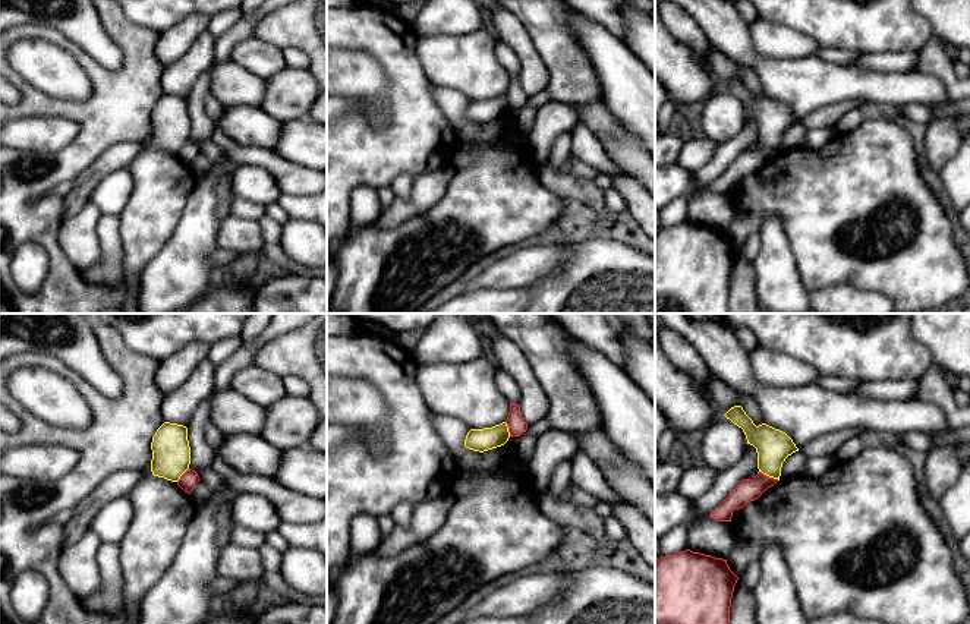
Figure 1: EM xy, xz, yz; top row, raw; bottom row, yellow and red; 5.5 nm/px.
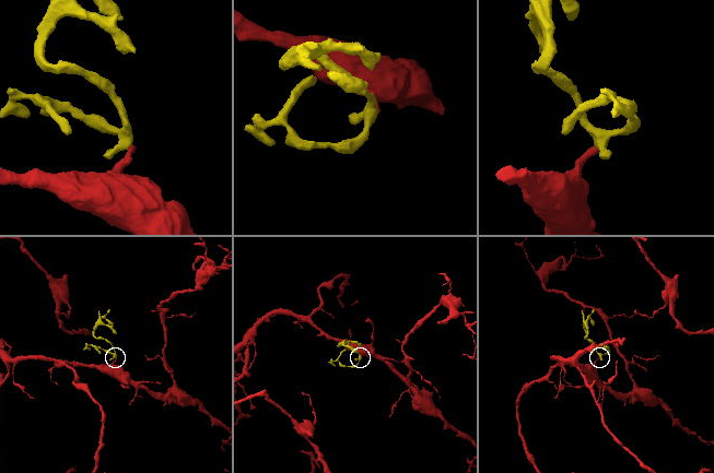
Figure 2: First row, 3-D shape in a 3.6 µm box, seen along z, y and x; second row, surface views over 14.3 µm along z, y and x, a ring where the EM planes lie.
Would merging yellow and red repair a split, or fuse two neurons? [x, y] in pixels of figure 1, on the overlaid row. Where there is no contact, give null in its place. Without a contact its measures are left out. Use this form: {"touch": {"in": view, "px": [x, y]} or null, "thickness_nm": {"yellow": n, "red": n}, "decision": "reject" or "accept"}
{"touch": {"in": "yz", "px": [769, 476]}, "thickness_nm": {"yellow": 190, "red": 130}, "decision": "reject"}

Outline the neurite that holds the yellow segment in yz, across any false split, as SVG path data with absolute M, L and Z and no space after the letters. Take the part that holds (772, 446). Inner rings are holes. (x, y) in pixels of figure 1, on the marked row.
M741 406L731 407L724 416L741 428L747 444L756 448L759 472L780 480L782 463L799 451L793 439L766 423L756 426Z

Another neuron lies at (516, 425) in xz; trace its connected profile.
M510 403L510 412L506 420L510 437L520 437L527 429L527 423L523 420L519 404Z

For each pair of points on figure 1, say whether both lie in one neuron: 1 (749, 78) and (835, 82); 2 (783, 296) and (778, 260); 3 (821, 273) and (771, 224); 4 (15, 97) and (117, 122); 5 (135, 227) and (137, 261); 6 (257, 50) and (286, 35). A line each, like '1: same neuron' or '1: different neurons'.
1: different neurons
2: same neuron
3: different neurons
4: different neurons
5: same neuron
6: different neurons

